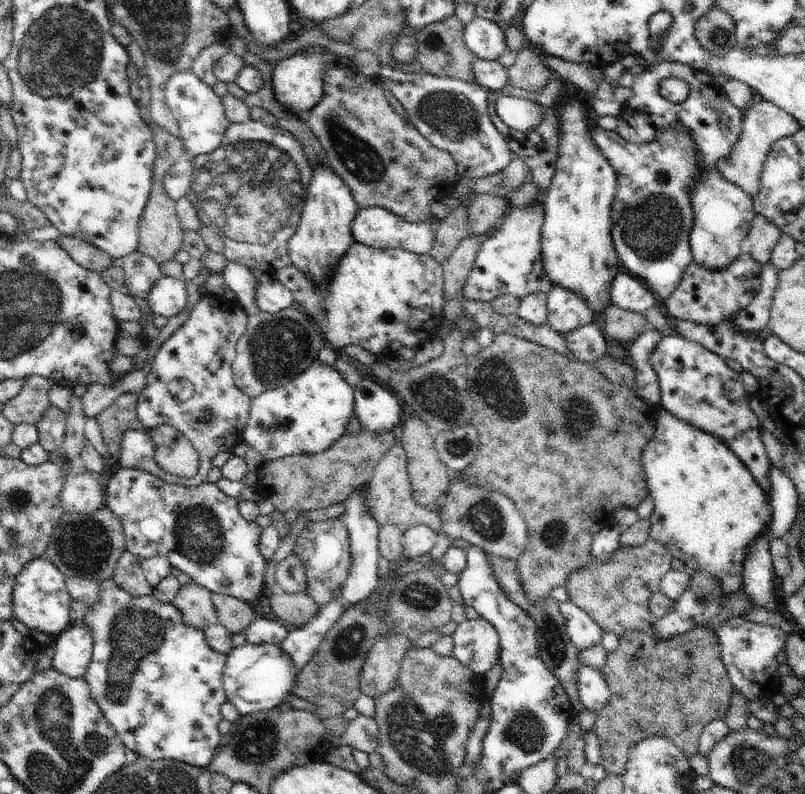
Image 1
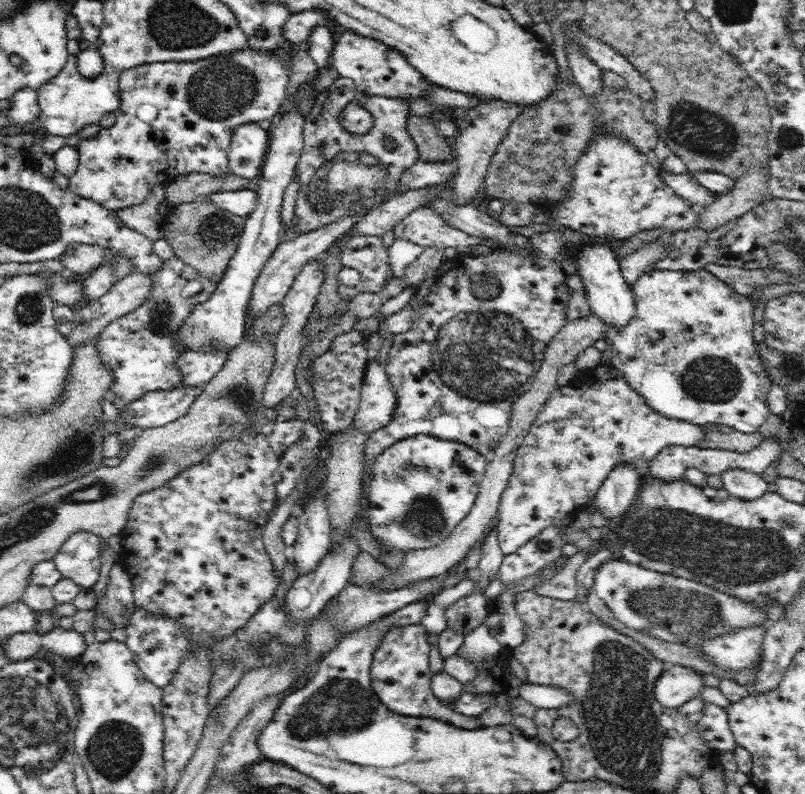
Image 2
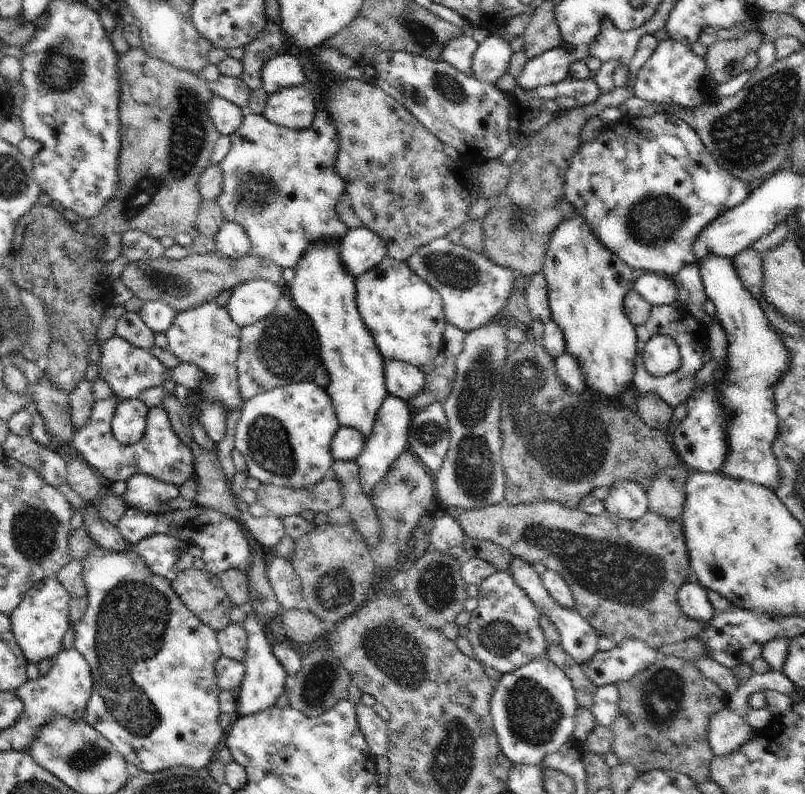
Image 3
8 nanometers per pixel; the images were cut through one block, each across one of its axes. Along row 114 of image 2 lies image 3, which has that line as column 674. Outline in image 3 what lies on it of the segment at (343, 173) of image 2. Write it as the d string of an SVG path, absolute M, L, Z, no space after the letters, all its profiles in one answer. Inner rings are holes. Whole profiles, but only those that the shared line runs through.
M672 305L653 306L648 320L643 325L635 327L637 334L637 353L635 358L635 373L632 379L633 386L640 395L656 393L664 402L667 402L673 409L682 404L693 392L695 388L696 373L703 367L703 351L708 348L707 327L704 326L684 305L675 308ZM653 336L671 336L679 346L681 354L681 365L675 373L670 373L665 377L655 377L648 374L643 366L643 350L645 344Z

